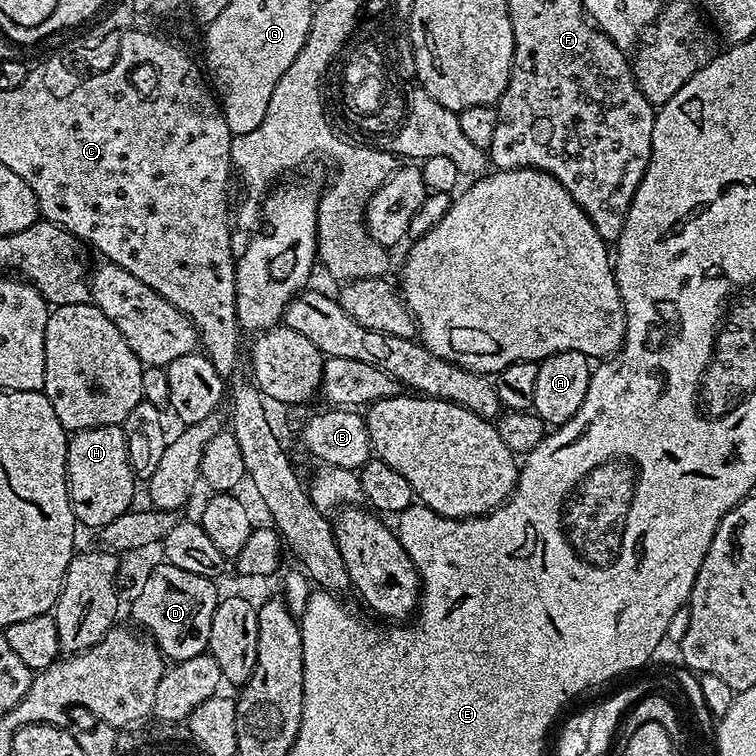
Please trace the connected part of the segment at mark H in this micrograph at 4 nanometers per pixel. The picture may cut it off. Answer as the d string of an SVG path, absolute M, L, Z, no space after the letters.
M121 425L98 426L71 433L64 465L68 475L68 497L72 499L77 525L84 527L85 524L88 528L99 530L114 522L118 514L133 507L138 477L130 466L126 434Z

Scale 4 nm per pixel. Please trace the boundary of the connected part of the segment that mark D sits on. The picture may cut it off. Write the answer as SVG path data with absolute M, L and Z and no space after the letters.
M160 562L143 582L132 604L132 616L167 659L175 662L207 651L210 625L220 601L215 584L211 577L191 574L167 562Z

